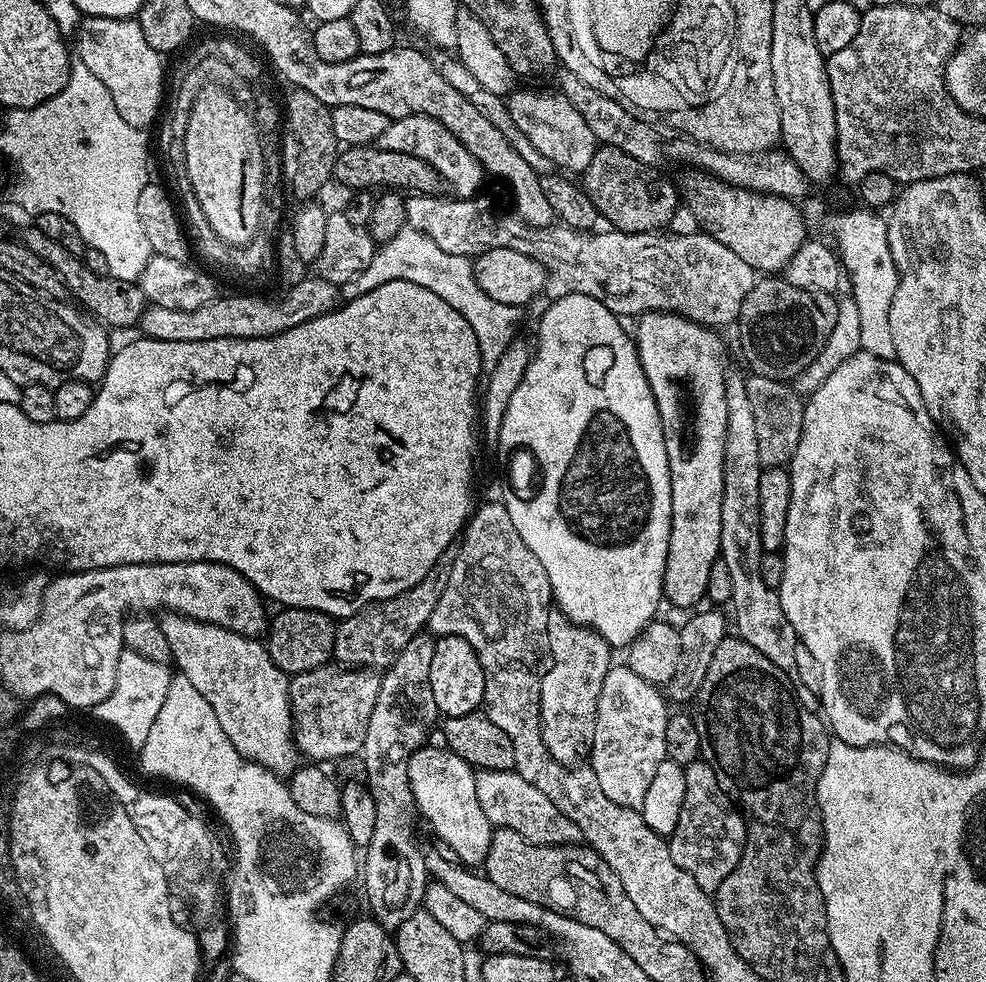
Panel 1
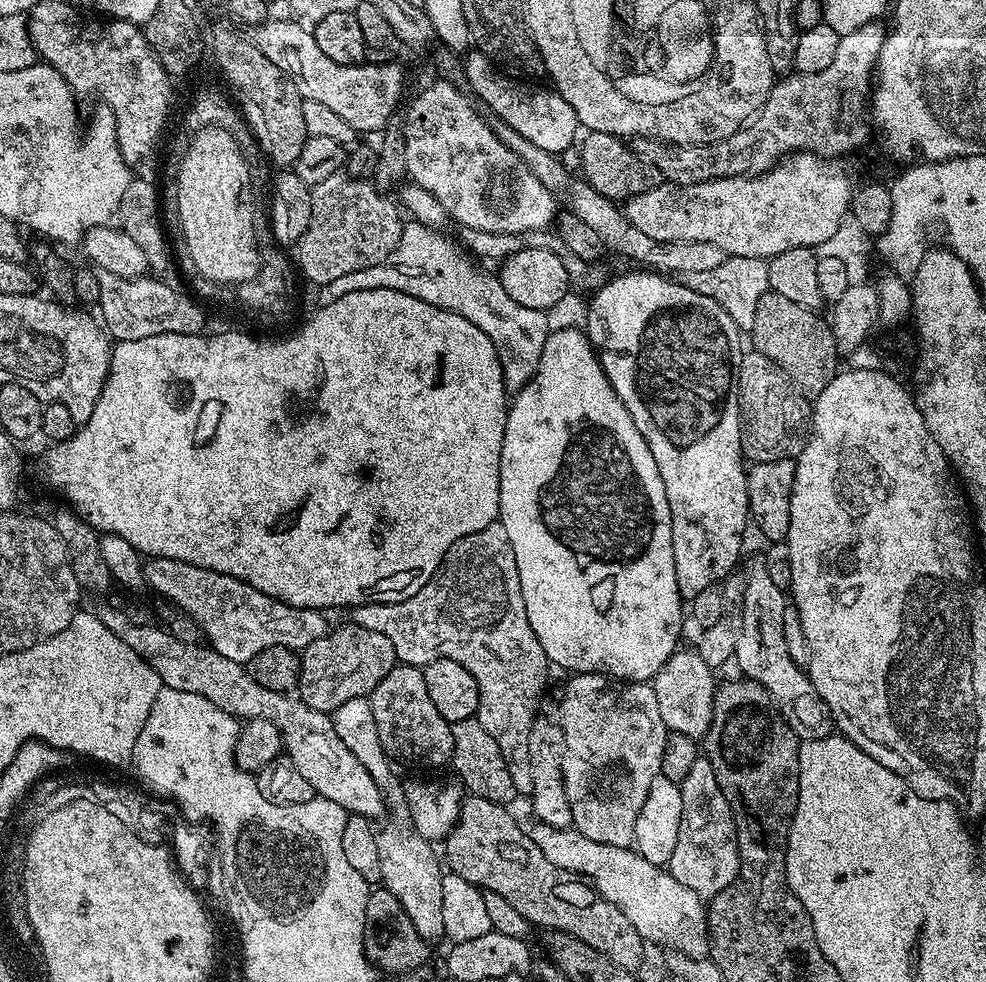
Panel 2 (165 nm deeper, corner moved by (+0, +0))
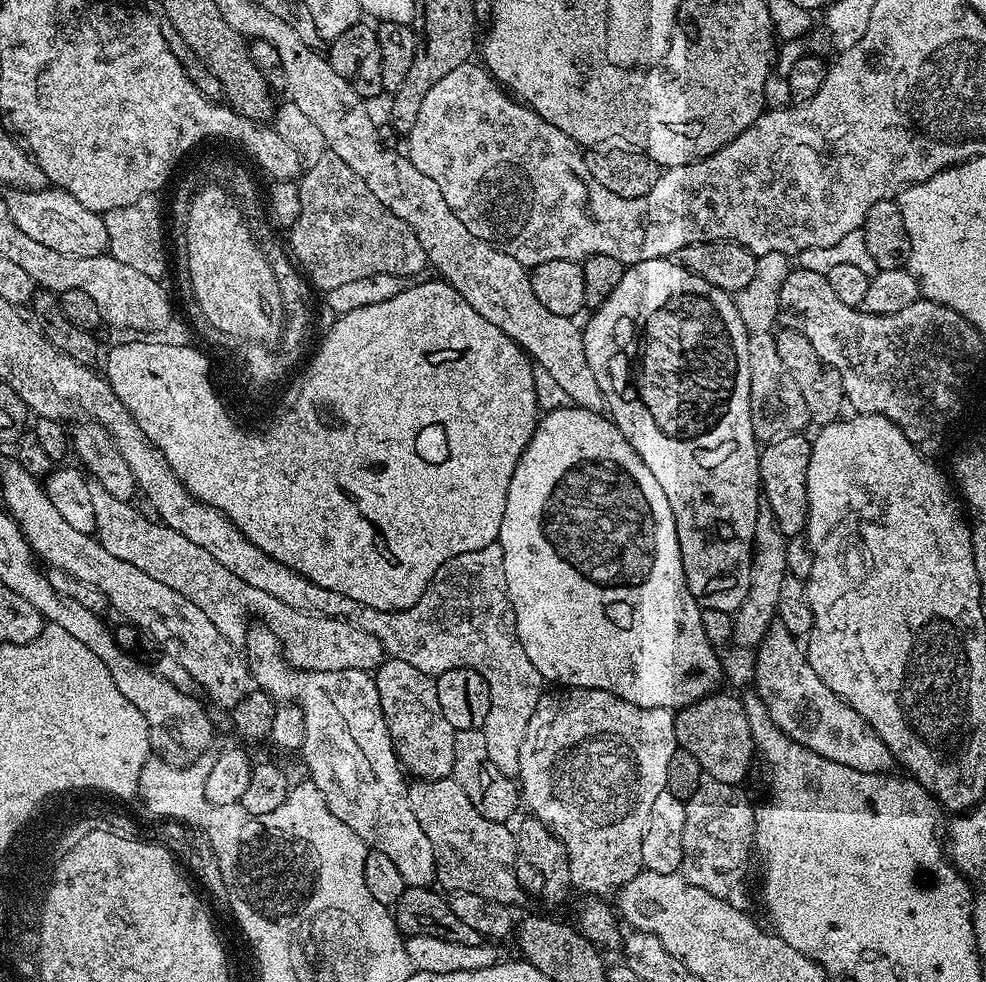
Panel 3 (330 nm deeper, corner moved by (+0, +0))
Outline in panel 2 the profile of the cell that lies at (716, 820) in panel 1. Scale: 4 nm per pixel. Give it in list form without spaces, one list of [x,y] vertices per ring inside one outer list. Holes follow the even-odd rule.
[[[707,758],[696,760],[690,774],[686,774],[679,786],[682,794],[681,826],[677,846],[666,868],[678,878],[678,882],[682,882],[682,886],[694,890],[702,898],[711,898],[726,890],[740,873],[736,818],[726,794],[722,794],[718,786],[714,766]]]

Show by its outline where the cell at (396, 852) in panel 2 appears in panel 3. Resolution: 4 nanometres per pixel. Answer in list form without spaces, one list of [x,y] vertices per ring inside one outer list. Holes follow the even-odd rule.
[[[267,630],[249,631],[246,637],[246,663],[251,679],[254,681],[255,687],[263,692],[267,692],[269,696],[276,702],[294,702],[295,707],[302,710],[304,715],[304,740],[298,749],[299,755],[304,755],[304,764],[308,767],[310,782],[322,794],[322,798],[326,802],[326,806],[330,810],[330,814],[334,814],[334,818],[338,818],[338,822],[346,822],[346,826],[350,826],[350,830],[354,830],[354,834],[358,834],[368,845],[369,849],[386,854],[386,858],[390,858],[390,862],[394,862],[394,866],[398,866],[398,874],[402,874],[405,885],[409,888],[427,888],[436,879],[436,863],[434,862],[434,850],[430,846],[430,838],[426,838],[426,834],[422,830],[422,826],[418,826],[418,818],[414,818],[414,810],[410,810],[410,802],[406,791],[406,776],[400,767],[399,760],[396,759],[396,752],[392,748],[392,739],[386,730],[384,715],[382,714],[382,706],[378,698],[378,686],[376,685],[376,677],[373,673],[363,672],[362,670],[334,670],[333,672],[305,672],[303,670],[289,670],[286,667],[286,656],[280,647],[280,639],[273,632]]]

